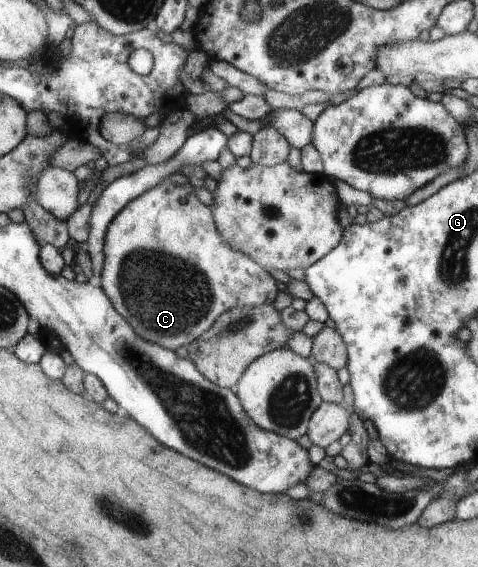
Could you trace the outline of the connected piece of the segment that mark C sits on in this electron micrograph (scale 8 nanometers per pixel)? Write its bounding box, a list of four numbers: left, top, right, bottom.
[100,180,278,351]

